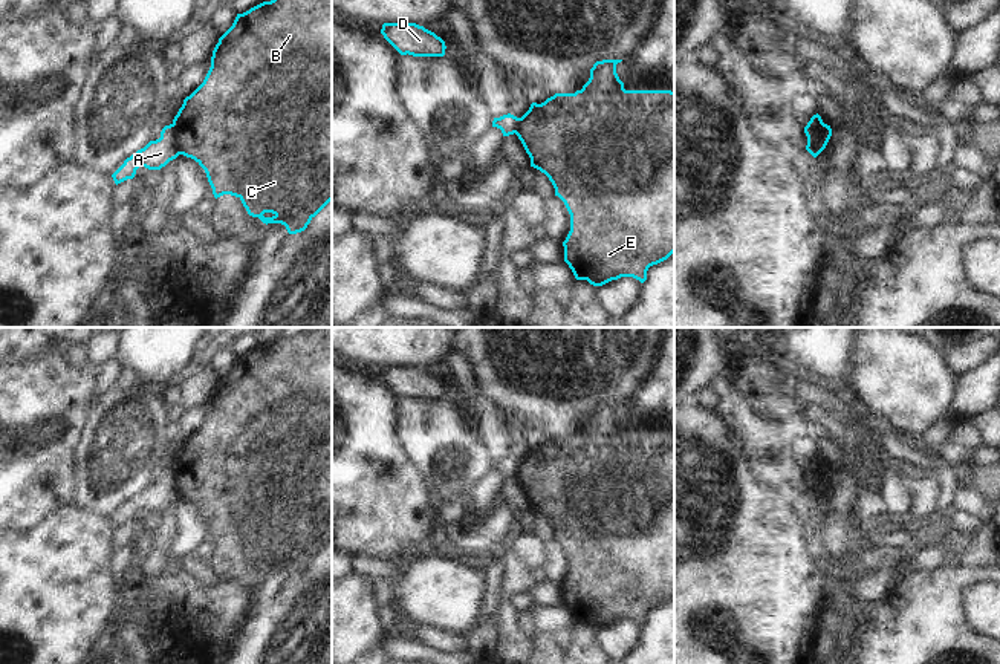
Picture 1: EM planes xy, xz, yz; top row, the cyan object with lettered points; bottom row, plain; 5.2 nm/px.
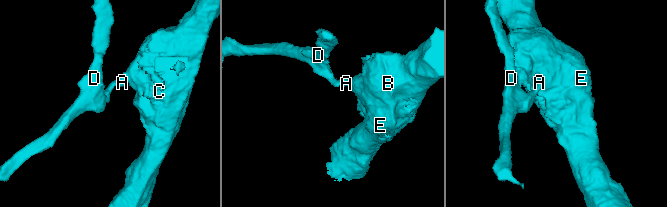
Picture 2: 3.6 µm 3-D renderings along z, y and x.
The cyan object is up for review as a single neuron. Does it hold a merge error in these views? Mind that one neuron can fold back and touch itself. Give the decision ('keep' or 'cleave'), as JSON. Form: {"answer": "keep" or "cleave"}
{"answer": "cleave"}

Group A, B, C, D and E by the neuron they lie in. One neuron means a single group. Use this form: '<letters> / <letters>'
A D / B C E

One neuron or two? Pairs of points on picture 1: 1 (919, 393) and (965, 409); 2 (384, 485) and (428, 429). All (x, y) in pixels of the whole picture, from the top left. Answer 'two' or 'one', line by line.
1: two
2: two

